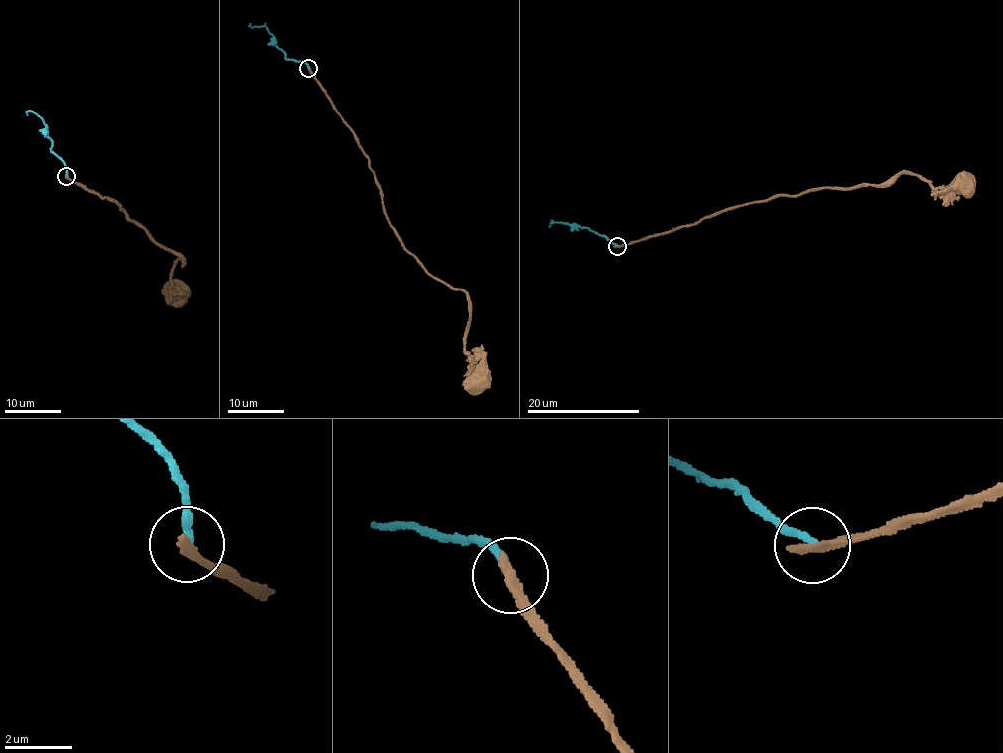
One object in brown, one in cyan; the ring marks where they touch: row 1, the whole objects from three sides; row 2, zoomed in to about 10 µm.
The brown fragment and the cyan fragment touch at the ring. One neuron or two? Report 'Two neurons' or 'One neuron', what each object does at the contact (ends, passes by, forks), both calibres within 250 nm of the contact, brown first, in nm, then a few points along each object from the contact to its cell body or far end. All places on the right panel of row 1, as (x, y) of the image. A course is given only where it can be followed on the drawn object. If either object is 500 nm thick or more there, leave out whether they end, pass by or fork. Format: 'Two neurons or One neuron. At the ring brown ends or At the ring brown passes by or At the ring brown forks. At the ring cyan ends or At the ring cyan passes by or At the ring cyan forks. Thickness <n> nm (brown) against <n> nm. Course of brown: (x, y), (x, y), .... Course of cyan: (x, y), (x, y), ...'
Two neurons. At the ring brown ends. At the ring cyan ends. Thickness 320 nm (brown) against 240 nm. Course of brown: (618, 246), (694, 225), (736, 206), (837, 186), (888, 186), (904, 173), (919, 174), (936, 188), (960, 184). Course of cyan: (618, 246), (578, 225), (552, 220), (549, 226)

